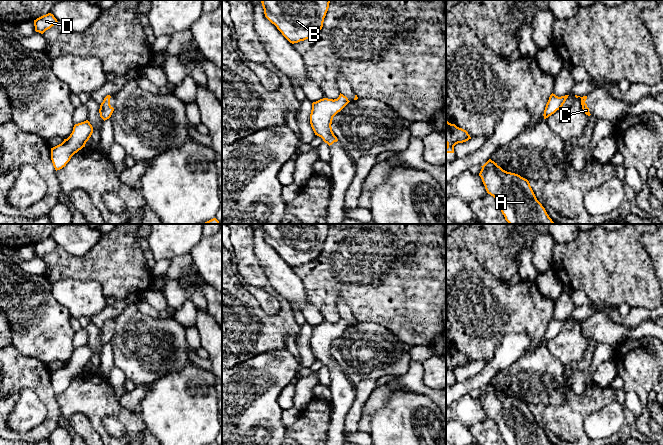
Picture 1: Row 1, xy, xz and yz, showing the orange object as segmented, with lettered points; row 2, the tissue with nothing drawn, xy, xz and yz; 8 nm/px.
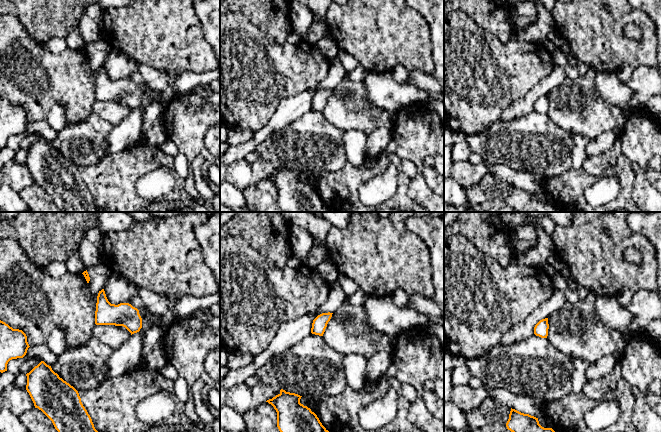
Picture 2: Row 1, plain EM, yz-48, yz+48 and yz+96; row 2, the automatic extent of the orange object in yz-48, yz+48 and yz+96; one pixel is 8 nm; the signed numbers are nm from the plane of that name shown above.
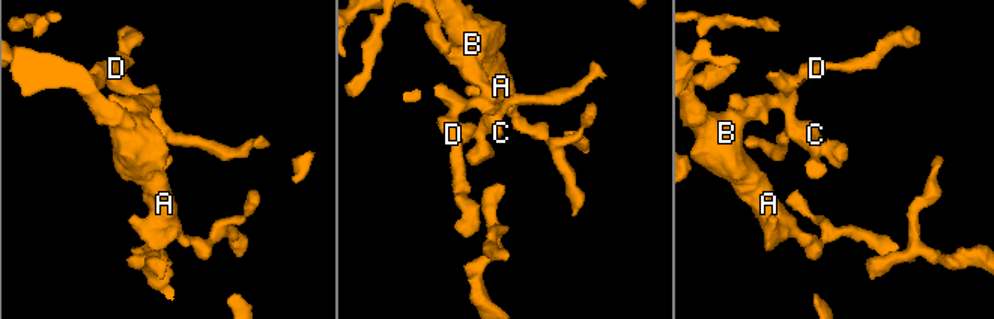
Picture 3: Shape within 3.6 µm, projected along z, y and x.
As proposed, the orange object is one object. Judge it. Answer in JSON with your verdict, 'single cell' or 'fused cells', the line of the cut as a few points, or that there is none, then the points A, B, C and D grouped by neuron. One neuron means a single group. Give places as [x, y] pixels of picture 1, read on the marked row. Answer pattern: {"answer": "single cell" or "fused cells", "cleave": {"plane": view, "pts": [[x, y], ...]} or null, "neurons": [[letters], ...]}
{"answer": "single cell", "cleave": null, "neurons": [["A", "B", "C", "D"]]}

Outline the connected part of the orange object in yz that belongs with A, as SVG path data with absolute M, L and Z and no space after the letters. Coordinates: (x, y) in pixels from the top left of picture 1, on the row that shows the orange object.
M489 159L479 173L488 194L493 196L509 224L555 224L537 200L530 183L518 174L507 172Z

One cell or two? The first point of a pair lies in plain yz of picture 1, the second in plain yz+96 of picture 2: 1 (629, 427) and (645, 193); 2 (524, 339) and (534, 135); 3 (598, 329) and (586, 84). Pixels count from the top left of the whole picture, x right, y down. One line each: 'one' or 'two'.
1: two
2: two
3: two

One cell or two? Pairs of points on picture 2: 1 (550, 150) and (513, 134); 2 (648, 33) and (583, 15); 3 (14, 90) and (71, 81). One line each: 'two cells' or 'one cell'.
1: one cell
2: one cell
3: one cell

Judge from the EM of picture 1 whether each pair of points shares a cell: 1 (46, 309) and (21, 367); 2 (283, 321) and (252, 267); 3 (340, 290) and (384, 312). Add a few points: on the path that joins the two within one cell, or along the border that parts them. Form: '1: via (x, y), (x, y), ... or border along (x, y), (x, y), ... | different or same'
1: border along (10, 344), (22, 353), (35, 357), (47, 365) | different
2: via (283, 307), (282, 300), (261, 281) | same
3: via (351, 290), (362, 290), (373, 301) | same

